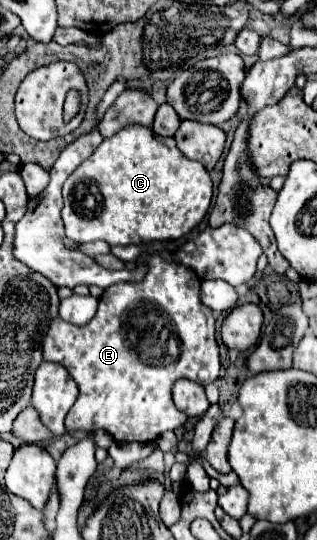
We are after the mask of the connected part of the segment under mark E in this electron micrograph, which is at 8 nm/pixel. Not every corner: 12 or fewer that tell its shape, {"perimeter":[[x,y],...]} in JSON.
{"perimeter":[[148,257],[44,361],[78,383],[68,431],[150,443],[186,423],[170,389],[220,375],[186,265]]}

